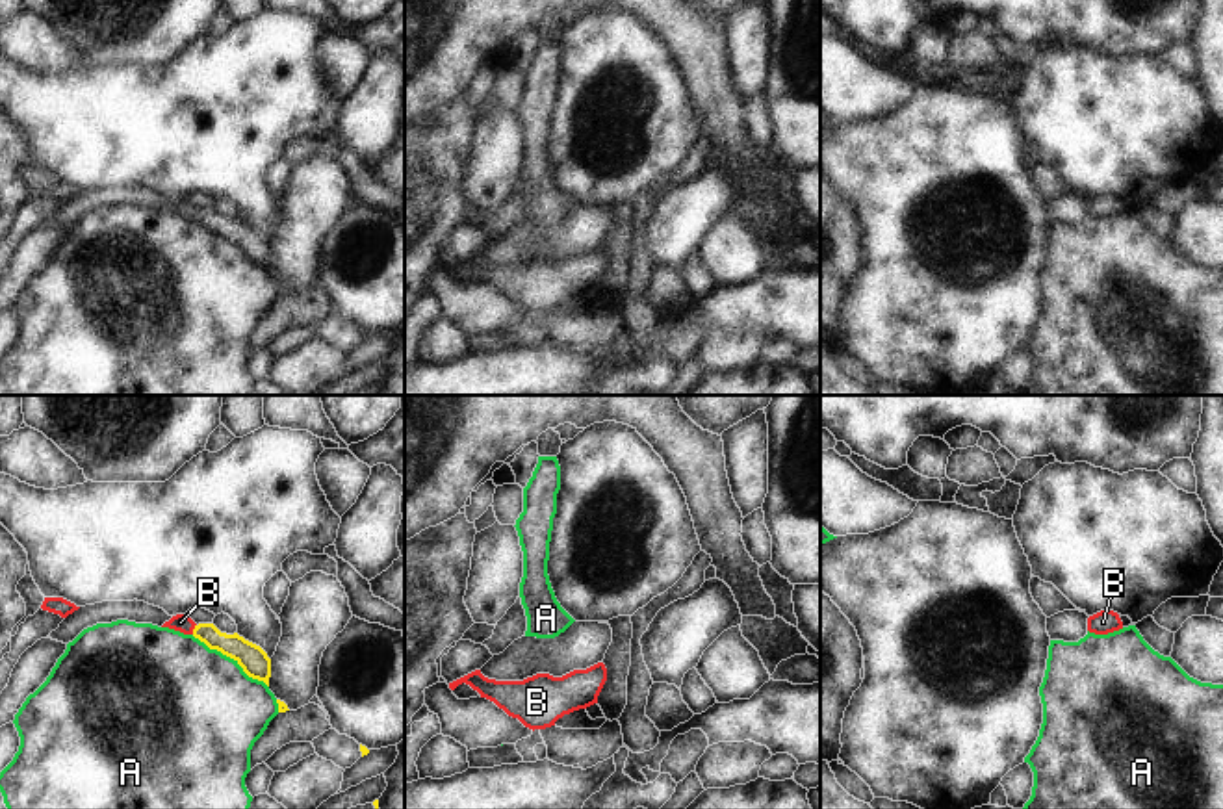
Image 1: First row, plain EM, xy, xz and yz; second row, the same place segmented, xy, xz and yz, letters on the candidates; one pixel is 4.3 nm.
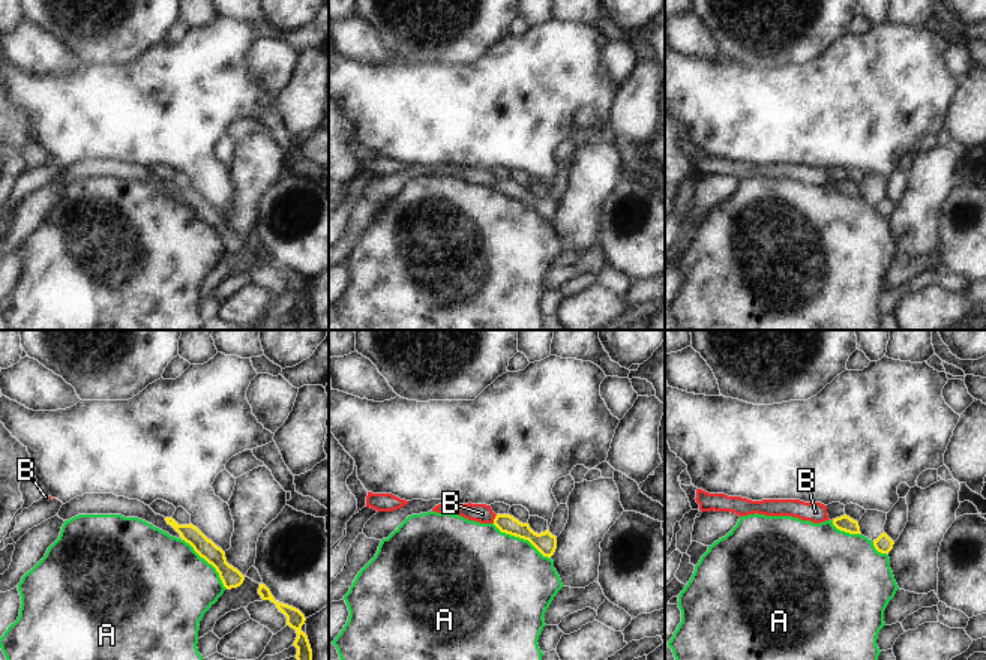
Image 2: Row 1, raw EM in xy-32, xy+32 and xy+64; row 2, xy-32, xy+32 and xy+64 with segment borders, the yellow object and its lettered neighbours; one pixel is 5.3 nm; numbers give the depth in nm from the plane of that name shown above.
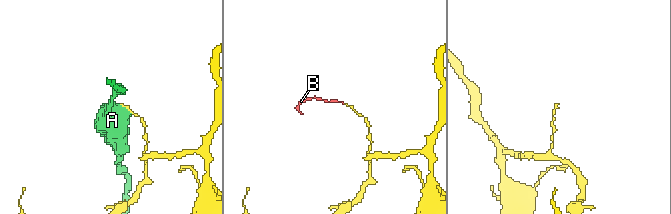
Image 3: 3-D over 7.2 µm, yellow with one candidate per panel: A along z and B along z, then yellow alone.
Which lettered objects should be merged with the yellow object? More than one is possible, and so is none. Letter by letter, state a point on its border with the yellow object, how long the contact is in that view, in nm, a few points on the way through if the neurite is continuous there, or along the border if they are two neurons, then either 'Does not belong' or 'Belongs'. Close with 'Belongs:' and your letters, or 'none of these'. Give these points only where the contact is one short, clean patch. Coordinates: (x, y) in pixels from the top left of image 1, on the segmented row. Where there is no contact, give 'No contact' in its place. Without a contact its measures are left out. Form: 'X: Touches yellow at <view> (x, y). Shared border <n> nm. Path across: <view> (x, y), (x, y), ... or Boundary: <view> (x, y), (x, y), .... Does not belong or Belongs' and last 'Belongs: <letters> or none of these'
A: Touches yellow at xy (231, 657). Shared border 400 nm. Boundary: xy (192, 635), (229, 655), (249, 676), (268, 687). Does not belong
B: Touches yellow at xy (193, 629). Shared border 50 nm. Path across: xy (234, 646), (193, 629), (180, 622). Belongs
Belongs: B

